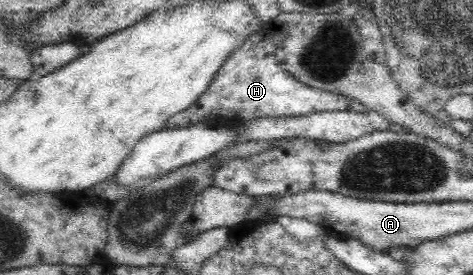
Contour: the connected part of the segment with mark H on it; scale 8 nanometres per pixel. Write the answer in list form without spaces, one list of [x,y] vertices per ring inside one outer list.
[[[267,24],[256,33],[249,35],[217,69],[209,87],[197,99],[179,113],[172,115],[166,129],[182,128],[198,123],[211,123],[219,117],[231,117],[231,113],[241,119],[288,118],[306,116],[312,113],[352,111],[370,112],[360,100],[347,97],[345,94],[333,94],[323,89],[309,87],[297,81],[277,63],[275,42],[269,34]]]

